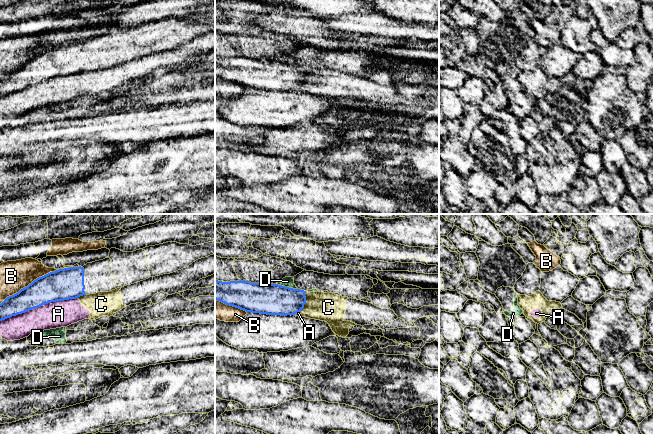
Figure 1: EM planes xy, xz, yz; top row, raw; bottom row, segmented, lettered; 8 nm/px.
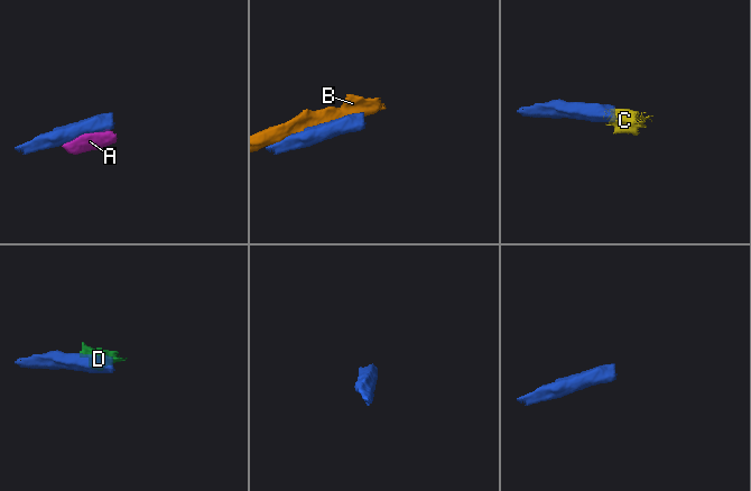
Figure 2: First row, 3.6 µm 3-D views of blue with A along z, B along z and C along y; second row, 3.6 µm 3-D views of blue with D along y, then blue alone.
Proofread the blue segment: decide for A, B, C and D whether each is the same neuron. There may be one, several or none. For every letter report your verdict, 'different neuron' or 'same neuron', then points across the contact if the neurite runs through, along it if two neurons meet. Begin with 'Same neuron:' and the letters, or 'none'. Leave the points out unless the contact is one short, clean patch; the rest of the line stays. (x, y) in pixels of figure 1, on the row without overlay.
Same neuron: none
A: different neuron
B: different neuron
C: different neuron; border along xz (306, 68), (304, 82), (299, 87)
D: different neuron

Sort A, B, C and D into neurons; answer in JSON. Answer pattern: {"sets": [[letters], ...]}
{"sets": [["A", "C"], ["B"], ["D"]]}

